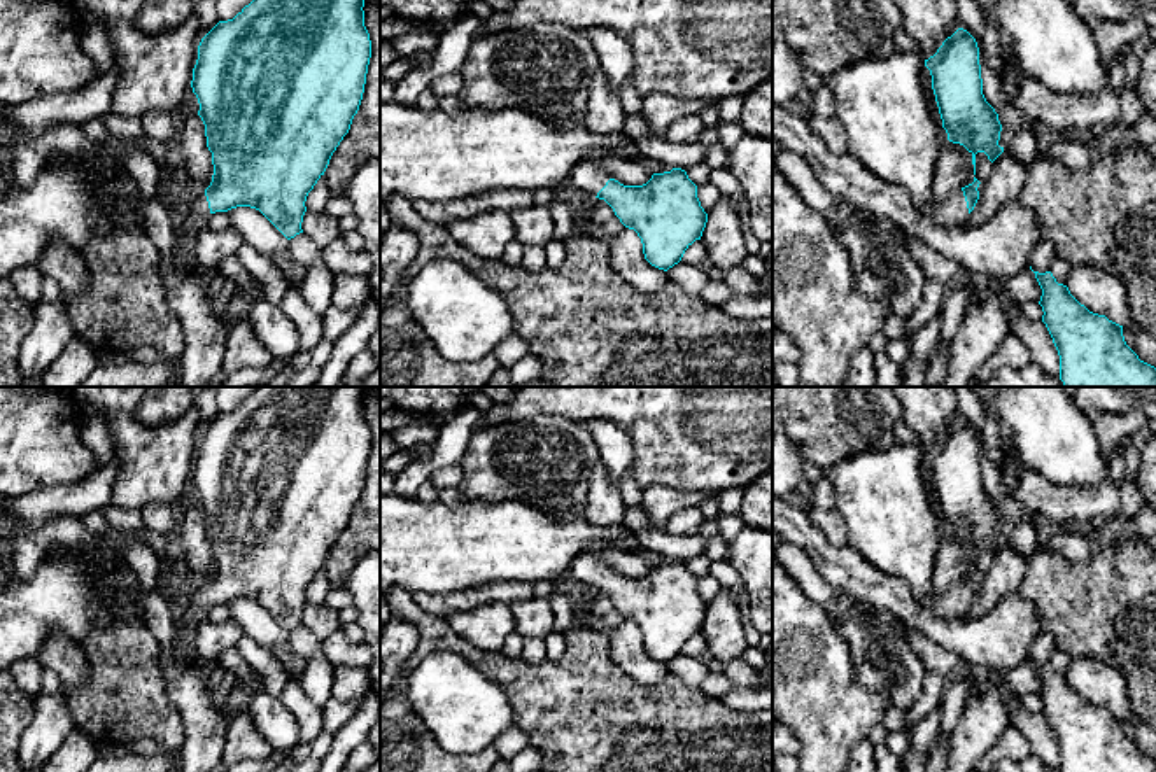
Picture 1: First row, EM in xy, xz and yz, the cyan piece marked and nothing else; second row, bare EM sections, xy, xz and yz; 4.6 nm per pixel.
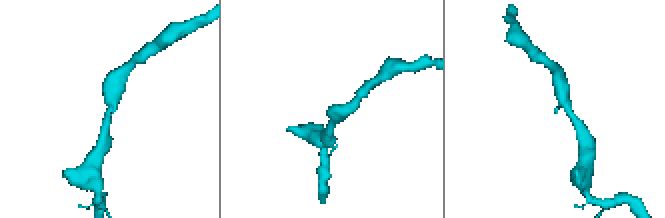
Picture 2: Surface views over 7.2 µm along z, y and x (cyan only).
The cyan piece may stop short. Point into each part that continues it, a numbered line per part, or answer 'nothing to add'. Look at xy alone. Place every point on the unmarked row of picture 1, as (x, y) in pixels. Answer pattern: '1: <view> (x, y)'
1: xy (191, 601)

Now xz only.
1: xz (587, 571)

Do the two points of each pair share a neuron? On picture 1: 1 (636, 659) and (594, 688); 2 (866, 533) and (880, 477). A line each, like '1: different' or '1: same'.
1: different
2: same

